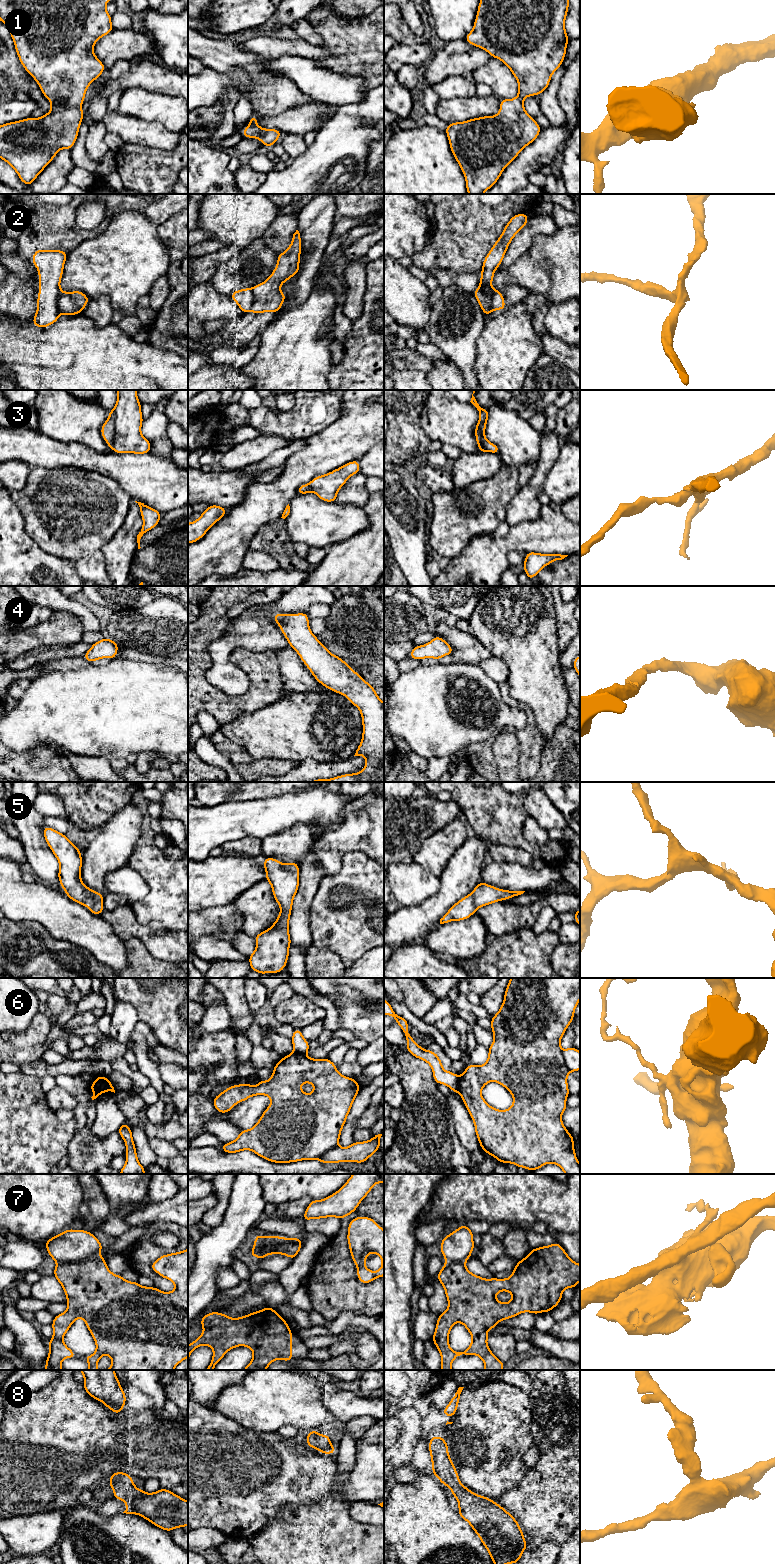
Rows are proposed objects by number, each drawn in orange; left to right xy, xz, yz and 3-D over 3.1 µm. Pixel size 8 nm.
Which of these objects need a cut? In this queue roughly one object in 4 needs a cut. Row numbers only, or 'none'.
2, 3, 6, 7

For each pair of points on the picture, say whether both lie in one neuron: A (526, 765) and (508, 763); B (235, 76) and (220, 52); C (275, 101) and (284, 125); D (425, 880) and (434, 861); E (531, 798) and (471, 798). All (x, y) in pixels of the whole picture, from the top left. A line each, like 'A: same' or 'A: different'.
A: different
B: different
C: different
D: different
E: different

